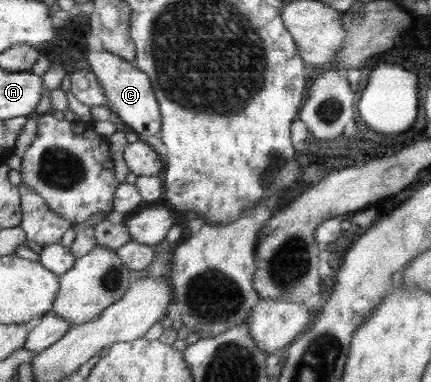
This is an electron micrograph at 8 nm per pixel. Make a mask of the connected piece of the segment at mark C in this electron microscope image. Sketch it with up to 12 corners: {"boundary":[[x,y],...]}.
{"boundary":[[95,43],[85,56],[110,109],[142,140],[160,132],[150,78]]}

